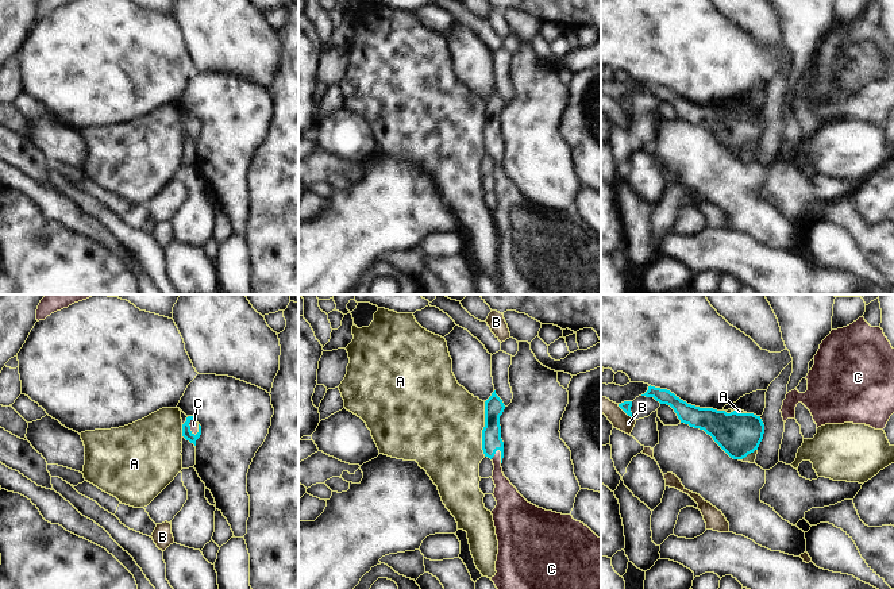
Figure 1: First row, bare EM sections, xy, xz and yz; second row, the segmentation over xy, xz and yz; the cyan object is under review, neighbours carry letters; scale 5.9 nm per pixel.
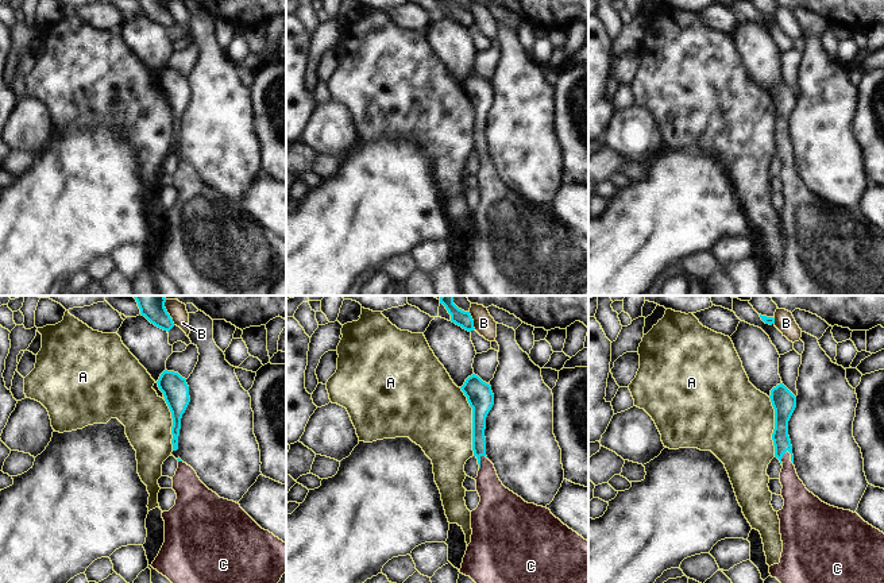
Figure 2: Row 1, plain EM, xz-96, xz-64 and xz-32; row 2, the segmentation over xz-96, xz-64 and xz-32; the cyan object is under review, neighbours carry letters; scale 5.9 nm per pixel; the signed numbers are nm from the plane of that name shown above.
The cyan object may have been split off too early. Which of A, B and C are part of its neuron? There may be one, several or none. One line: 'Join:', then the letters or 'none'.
Join: C.

